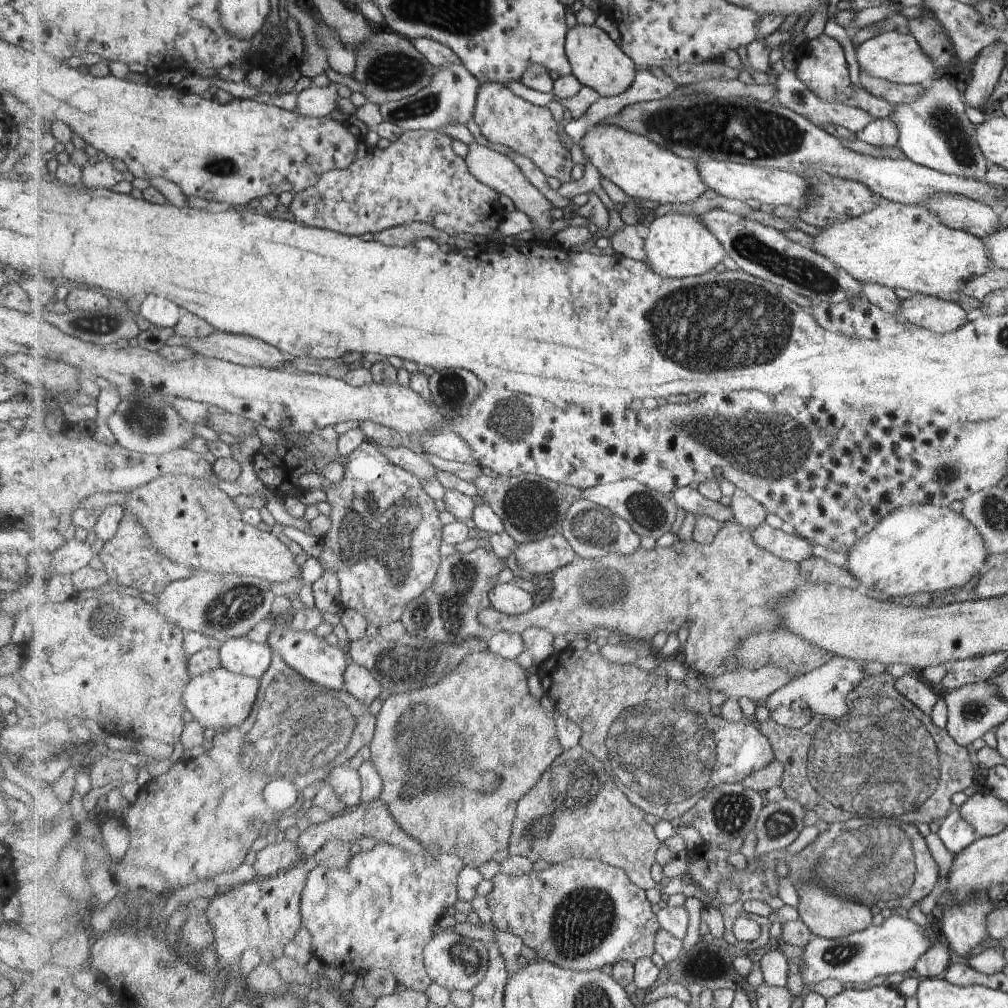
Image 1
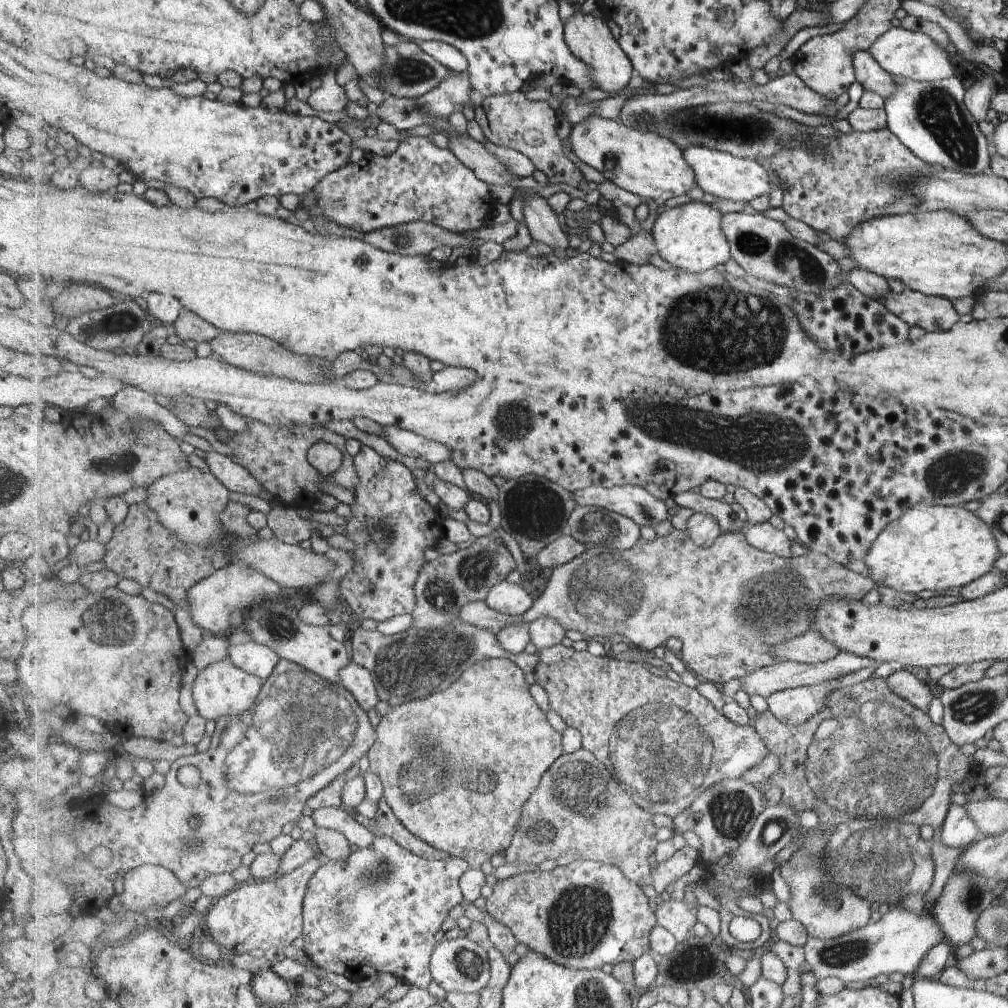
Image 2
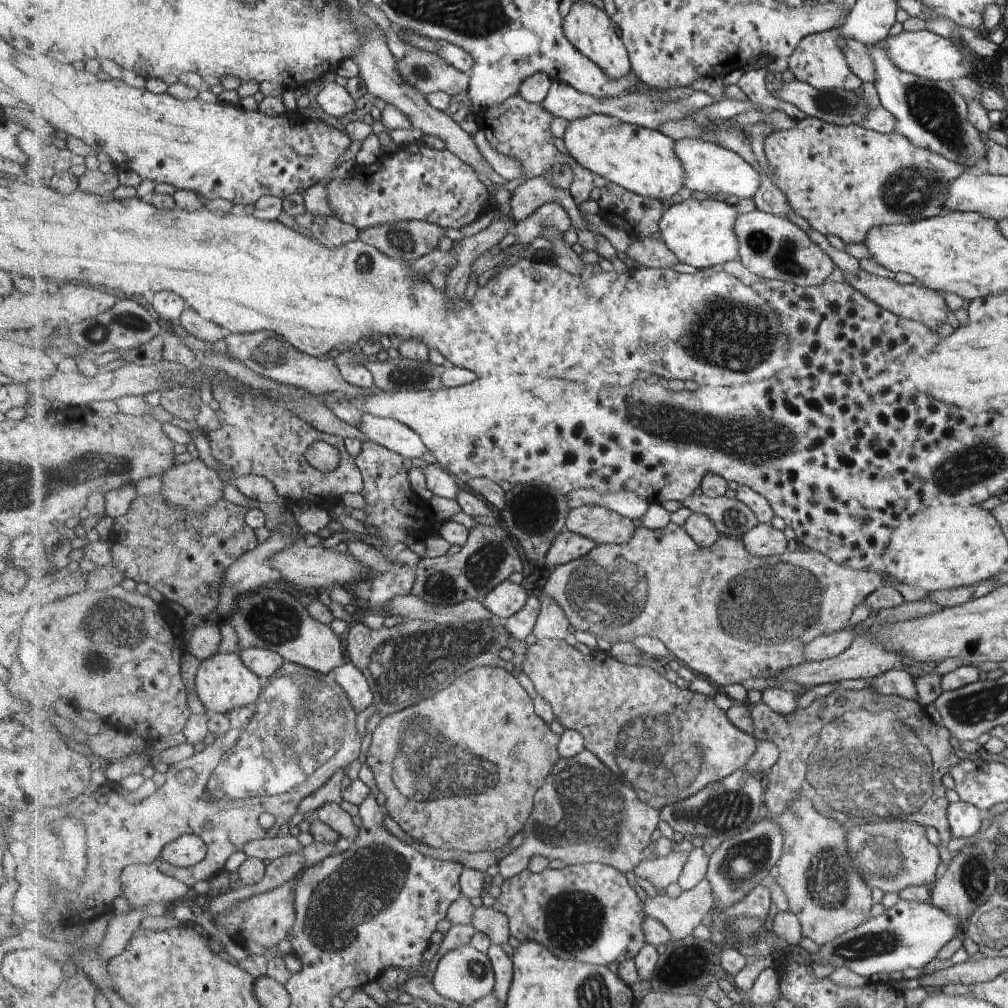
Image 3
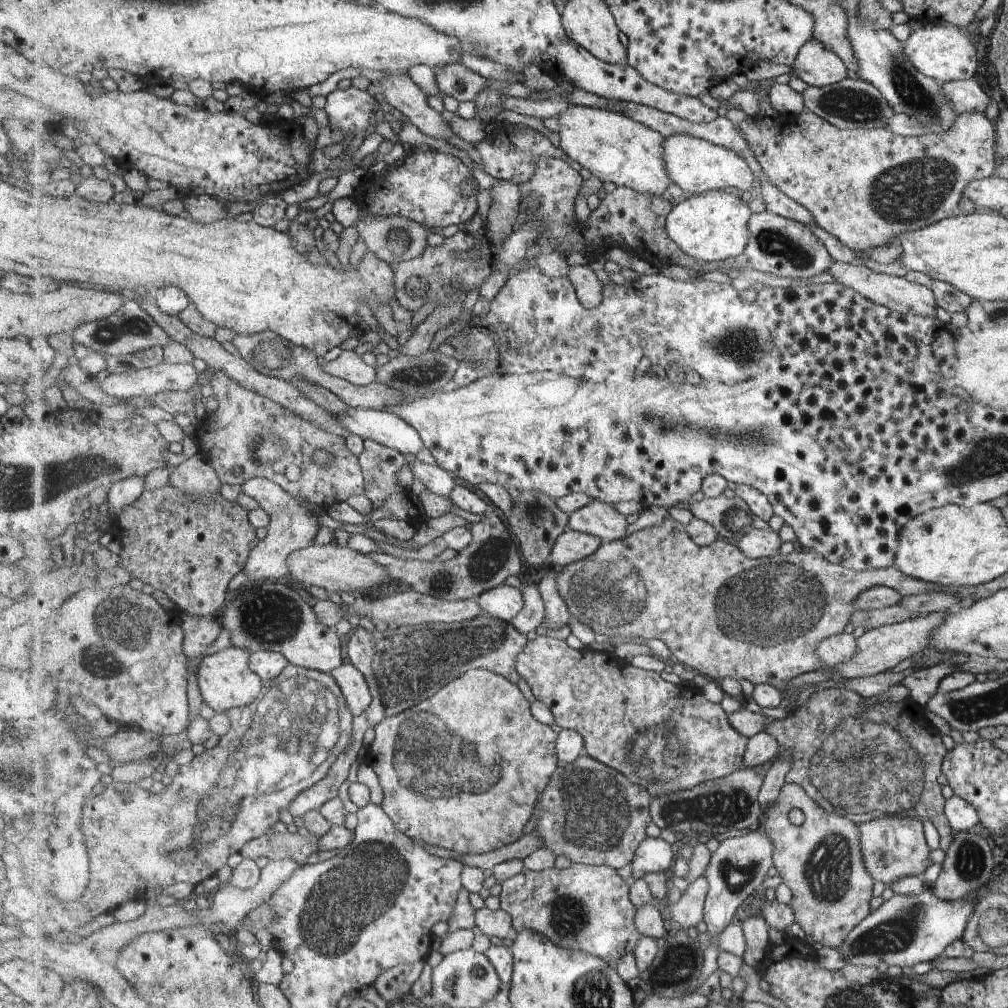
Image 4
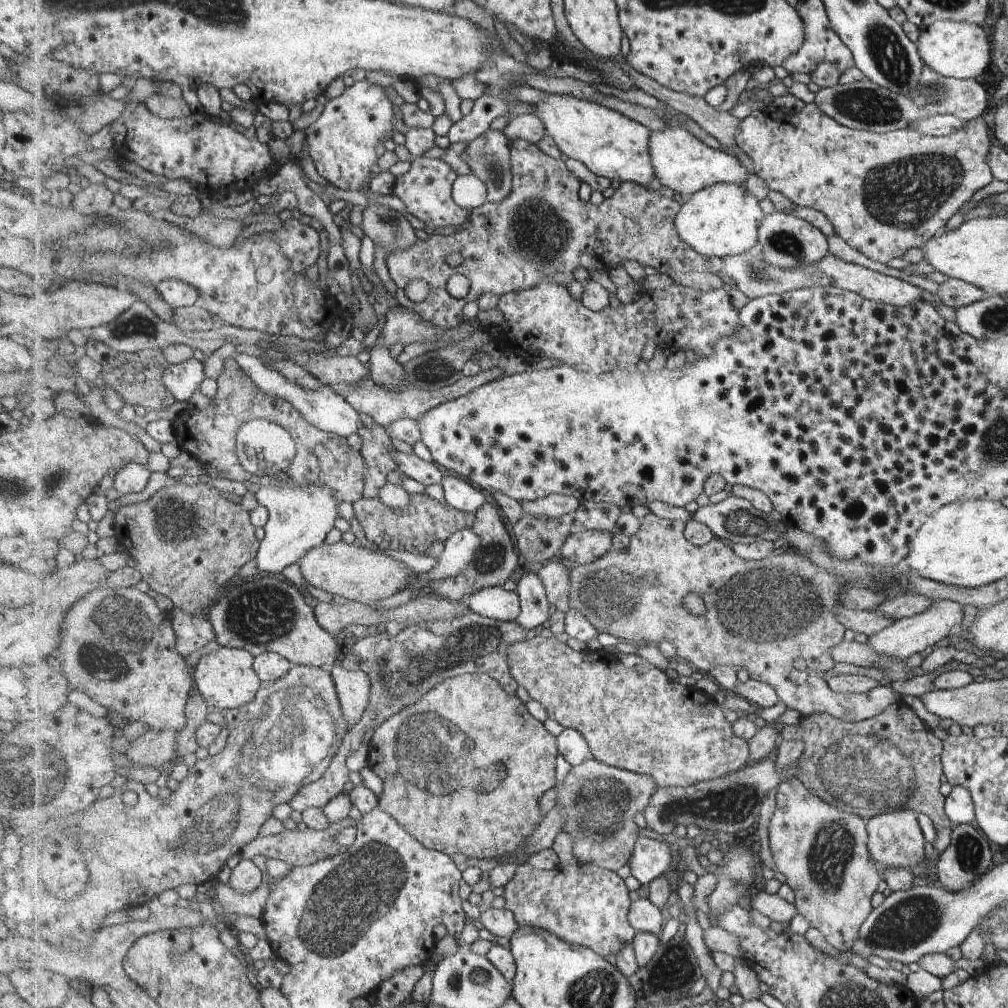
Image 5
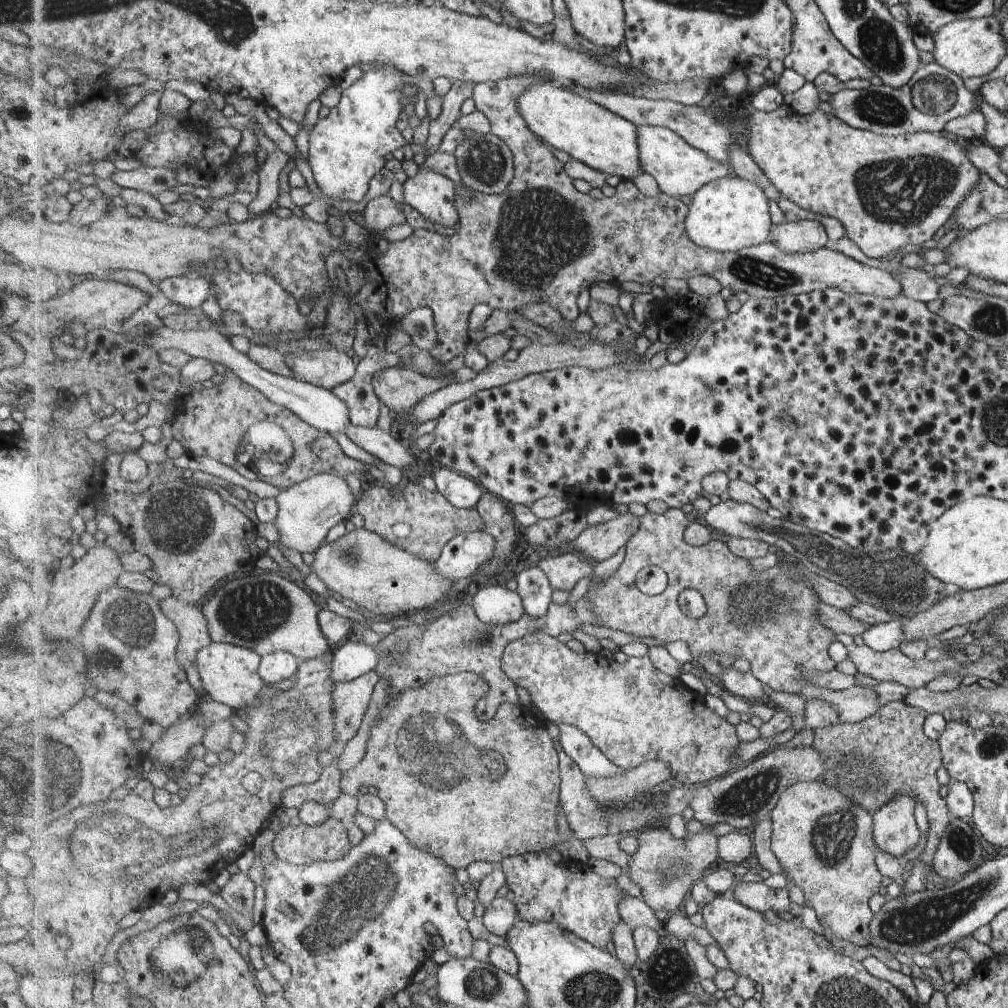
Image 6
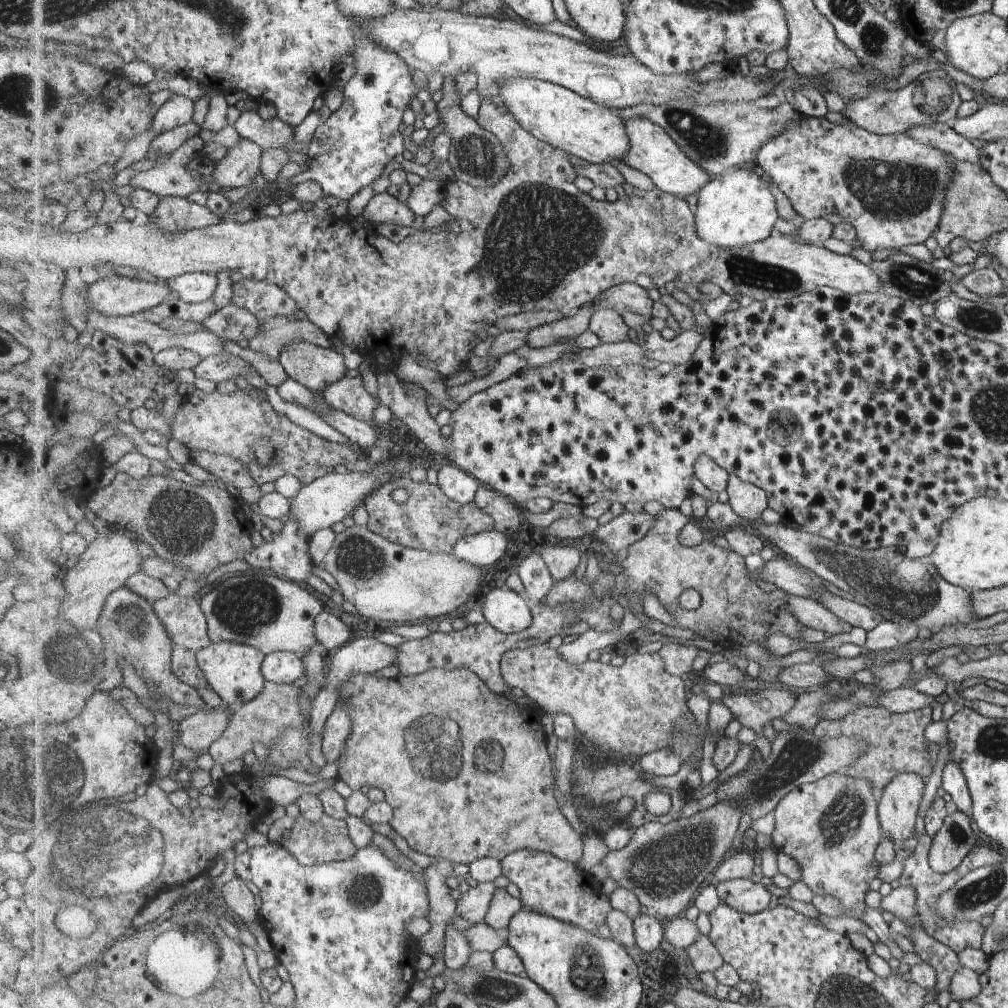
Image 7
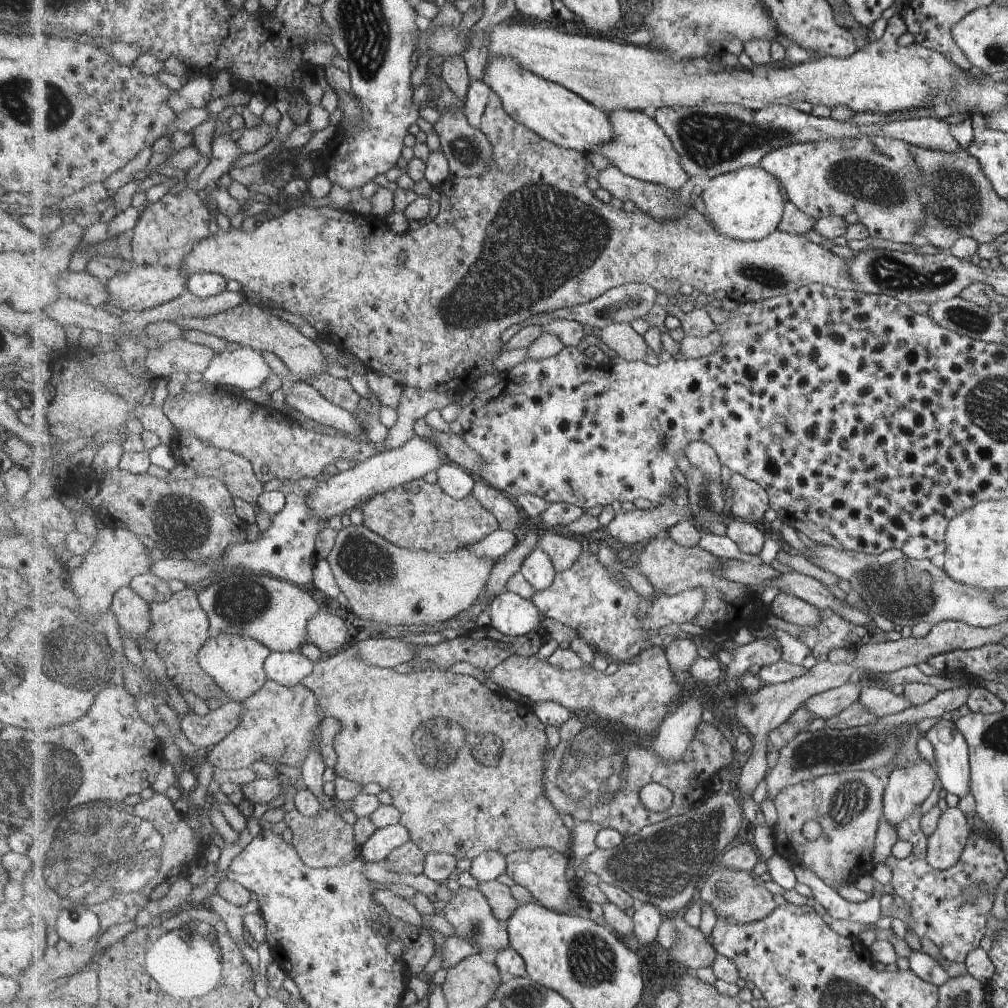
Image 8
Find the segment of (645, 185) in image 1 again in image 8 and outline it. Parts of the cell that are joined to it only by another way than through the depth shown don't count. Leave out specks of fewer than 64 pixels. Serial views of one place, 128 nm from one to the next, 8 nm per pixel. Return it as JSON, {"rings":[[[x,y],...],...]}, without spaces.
{"rings":[[[499,56],[489,60],[483,80],[492,89],[496,101],[501,102],[504,110],[516,122],[551,143],[588,154],[615,138],[616,131],[609,114],[569,88],[521,67],[512,57]]]}

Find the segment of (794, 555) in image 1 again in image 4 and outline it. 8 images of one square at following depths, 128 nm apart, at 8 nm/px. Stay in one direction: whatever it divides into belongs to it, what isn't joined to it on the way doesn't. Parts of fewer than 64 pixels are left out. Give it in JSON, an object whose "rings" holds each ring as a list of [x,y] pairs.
{"rings":[[[753,529],[737,545],[751,559],[767,560],[778,555],[783,542],[777,531],[771,529]]]}

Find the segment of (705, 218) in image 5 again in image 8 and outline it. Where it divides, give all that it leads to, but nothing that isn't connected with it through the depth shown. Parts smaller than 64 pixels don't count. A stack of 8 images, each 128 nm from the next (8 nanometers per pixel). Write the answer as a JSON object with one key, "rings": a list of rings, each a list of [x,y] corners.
{"rings":[[[760,164],[714,177],[703,184],[705,210],[717,234],[739,241],[761,241],[778,231],[787,197],[780,179]]]}

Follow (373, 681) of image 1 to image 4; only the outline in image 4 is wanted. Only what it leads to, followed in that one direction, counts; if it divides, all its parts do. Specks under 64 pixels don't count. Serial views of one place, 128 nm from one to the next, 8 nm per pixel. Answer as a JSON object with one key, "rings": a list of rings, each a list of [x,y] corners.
{"rings":[[[352,662],[332,670],[344,692],[346,704],[355,717],[361,716],[373,702],[373,695],[365,675]]]}

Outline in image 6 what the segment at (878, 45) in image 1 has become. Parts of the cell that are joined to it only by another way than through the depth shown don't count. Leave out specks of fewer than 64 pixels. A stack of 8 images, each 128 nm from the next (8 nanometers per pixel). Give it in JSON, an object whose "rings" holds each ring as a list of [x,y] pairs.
{"rings":[[[992,16],[950,22],[941,26],[930,37],[935,46],[931,53],[934,62],[960,79],[987,76],[1007,54],[1007,42],[1003,44],[1003,38],[999,34],[999,22]]]}

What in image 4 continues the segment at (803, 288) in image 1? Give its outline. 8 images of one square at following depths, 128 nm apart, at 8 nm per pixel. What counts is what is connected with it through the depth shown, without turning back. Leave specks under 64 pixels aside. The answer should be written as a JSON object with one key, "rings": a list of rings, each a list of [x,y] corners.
{"rings":[[[769,210],[755,213],[748,224],[750,230],[749,244],[744,258],[764,274],[785,278],[813,278],[821,272],[828,272],[834,261],[823,242],[817,238],[809,226],[791,220]]]}

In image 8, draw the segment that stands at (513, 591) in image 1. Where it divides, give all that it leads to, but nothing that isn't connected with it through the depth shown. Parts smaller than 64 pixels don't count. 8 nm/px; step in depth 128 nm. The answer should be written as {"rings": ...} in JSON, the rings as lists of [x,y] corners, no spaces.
{"rings":[[[503,592],[489,606],[490,629],[507,636],[529,635],[541,626],[542,611],[533,600],[522,598],[513,592]]]}

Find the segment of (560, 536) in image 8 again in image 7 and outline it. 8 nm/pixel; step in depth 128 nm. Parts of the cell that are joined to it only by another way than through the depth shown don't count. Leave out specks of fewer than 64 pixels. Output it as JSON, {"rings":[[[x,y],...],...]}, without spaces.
{"rings":[[[548,541],[541,553],[555,582],[573,575],[583,562],[583,554],[579,548],[562,546],[556,541]]]}

